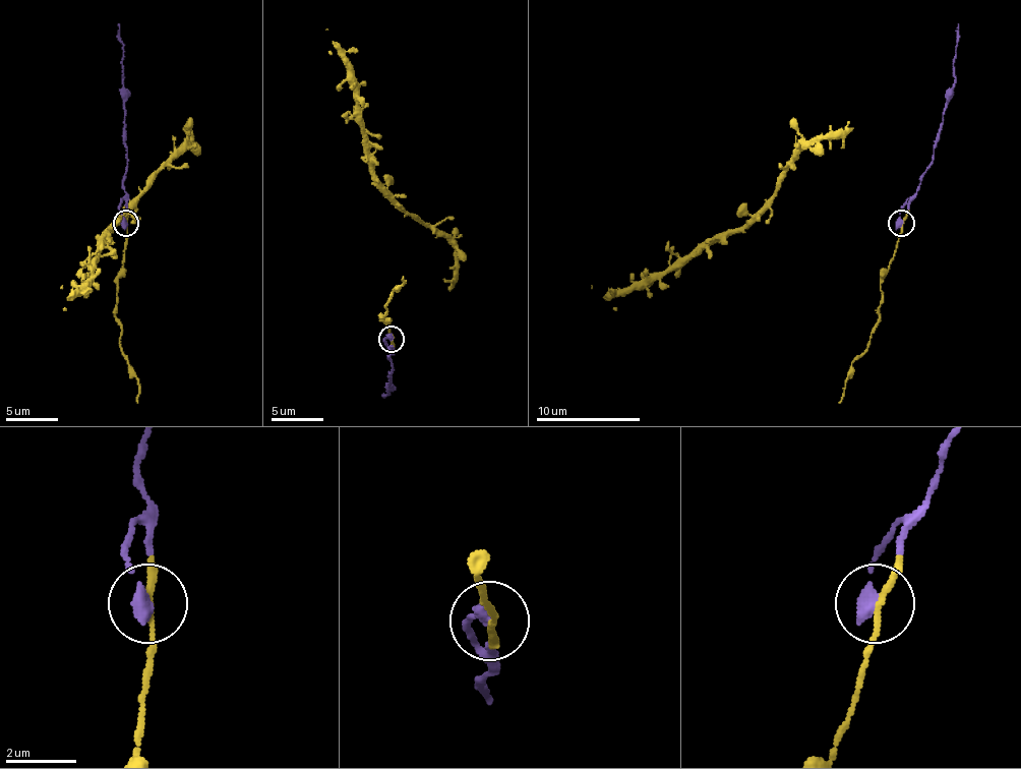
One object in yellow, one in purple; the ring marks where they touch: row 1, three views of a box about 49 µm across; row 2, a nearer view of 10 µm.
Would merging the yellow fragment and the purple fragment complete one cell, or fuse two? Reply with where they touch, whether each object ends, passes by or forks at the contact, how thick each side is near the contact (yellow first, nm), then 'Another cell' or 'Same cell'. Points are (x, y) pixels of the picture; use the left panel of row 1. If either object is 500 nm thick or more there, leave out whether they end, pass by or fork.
Place: (126, 223). At the ring yellow passes by. At the ring purple ends. Thickness 160 nm (yellow) against 440 nm. Same cell

